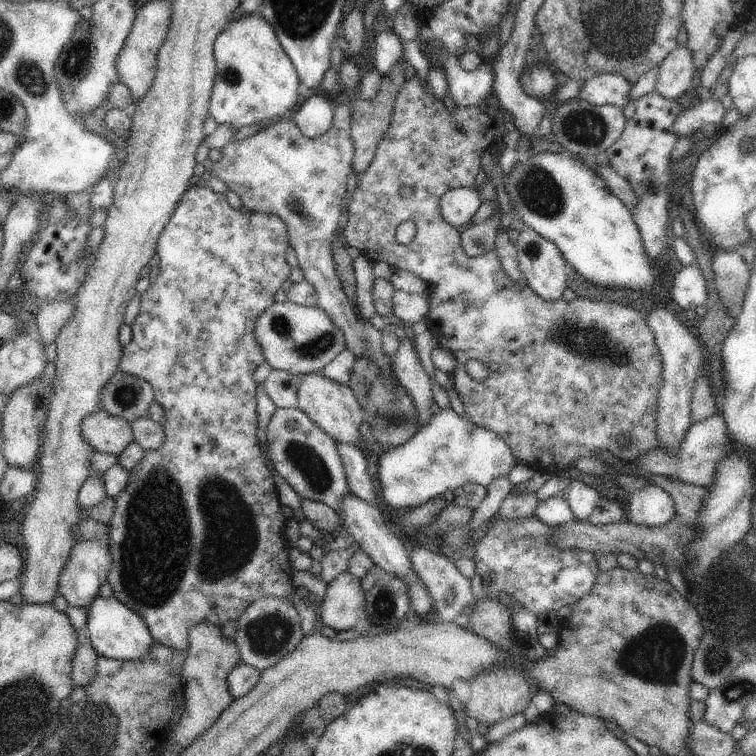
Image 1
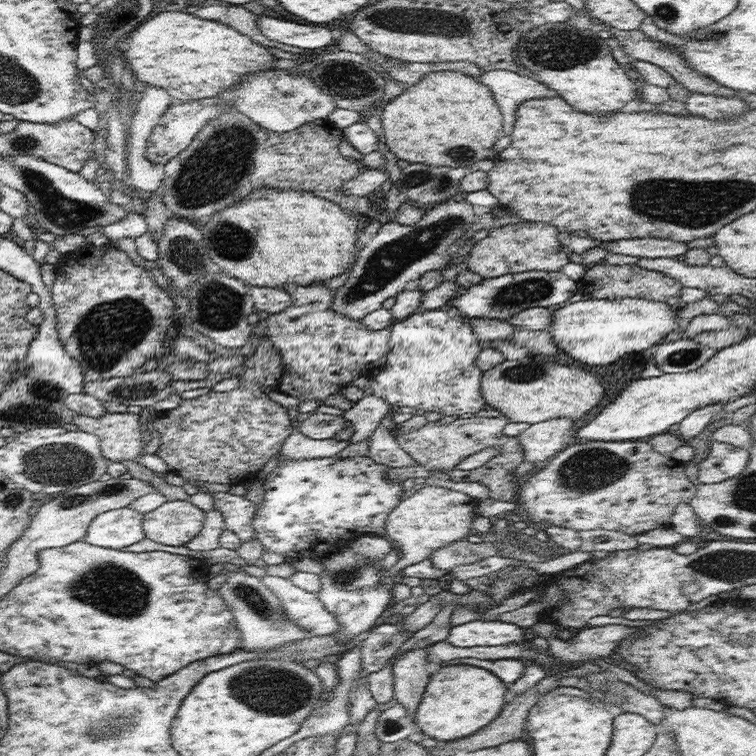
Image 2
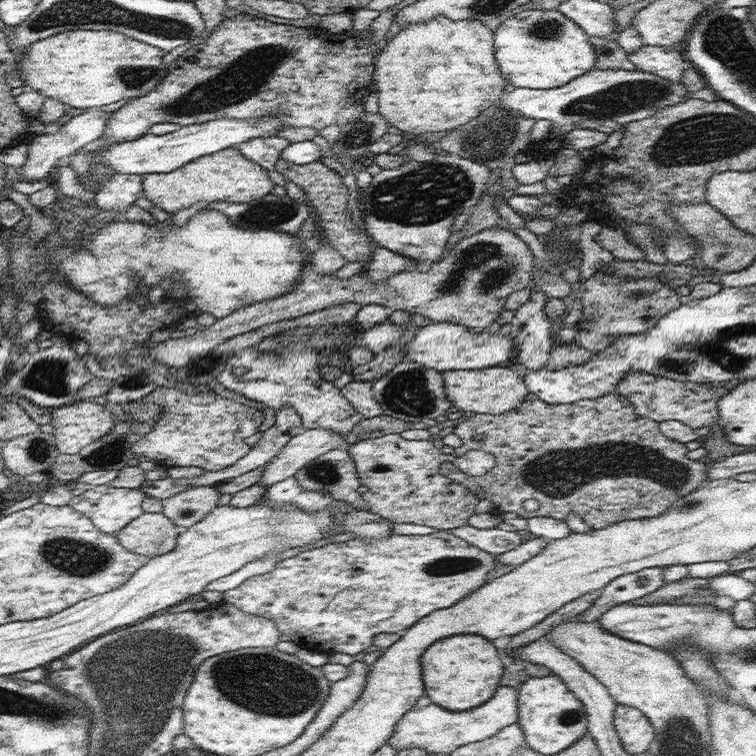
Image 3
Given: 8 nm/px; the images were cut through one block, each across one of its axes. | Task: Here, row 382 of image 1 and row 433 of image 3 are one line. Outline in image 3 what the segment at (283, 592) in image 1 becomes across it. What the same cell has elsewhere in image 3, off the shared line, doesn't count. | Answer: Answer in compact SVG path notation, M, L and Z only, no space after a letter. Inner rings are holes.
M182 385L171 389L158 387L138 402L158 404L160 419L146 437L136 442L133 452L166 468L198 466L212 472L234 465L250 452L244 439L259 432L265 418L262 410L222 398L213 390L196 393Z

